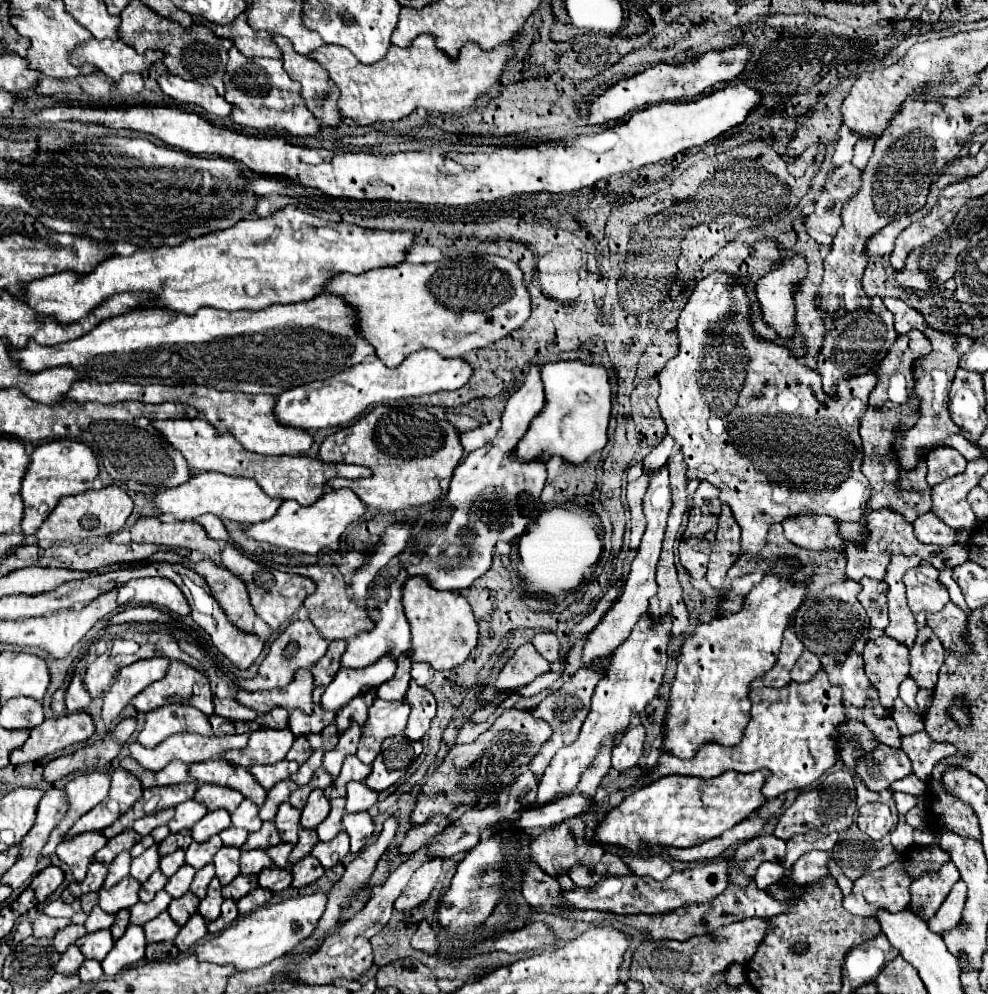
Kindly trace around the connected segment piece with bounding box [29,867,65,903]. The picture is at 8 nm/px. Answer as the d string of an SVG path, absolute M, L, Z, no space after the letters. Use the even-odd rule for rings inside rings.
M45 867L45 869L31 881L29 889L35 893L37 901L43 903L43 901L47 901L47 897L63 883L63 877L65 877L63 869L59 869L59 867Z

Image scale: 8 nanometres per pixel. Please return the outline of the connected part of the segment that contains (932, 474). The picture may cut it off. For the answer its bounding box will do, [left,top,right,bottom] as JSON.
[927,447,967,487]

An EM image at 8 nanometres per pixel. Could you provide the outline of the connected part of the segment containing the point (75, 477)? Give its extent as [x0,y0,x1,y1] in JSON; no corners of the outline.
[21,441,97,537]

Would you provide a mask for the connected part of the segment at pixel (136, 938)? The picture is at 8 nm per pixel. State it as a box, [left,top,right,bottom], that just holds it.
[103,925,145,977]

